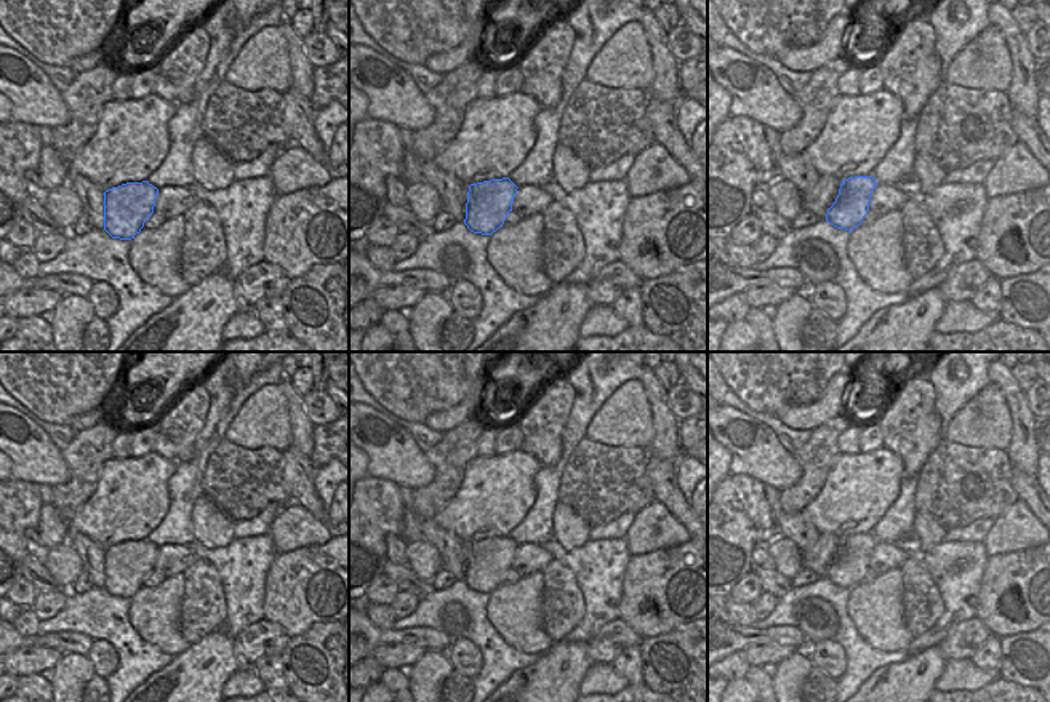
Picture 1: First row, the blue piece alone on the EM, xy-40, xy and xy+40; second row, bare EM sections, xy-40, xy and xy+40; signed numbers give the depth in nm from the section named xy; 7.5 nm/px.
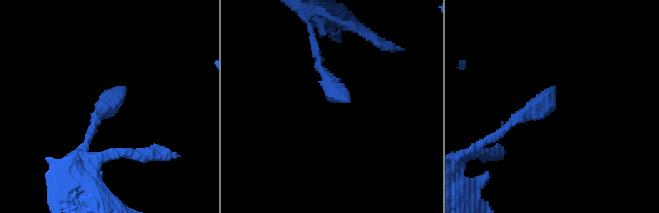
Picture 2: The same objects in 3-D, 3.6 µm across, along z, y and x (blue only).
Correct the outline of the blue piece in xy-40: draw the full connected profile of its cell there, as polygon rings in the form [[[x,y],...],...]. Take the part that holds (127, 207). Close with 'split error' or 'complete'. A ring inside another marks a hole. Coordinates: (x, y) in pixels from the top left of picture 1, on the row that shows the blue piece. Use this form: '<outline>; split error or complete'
[[[126,182],[104,192],[104,230],[112,238],[131,240],[154,213],[158,189],[142,182]]]; complete

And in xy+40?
[[[855,176],[842,181],[839,195],[828,209],[826,221],[852,232],[869,211],[871,195],[877,182],[872,176]]]; complete

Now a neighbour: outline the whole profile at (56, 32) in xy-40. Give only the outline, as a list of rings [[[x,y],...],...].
[[[0,0],[0,26],[38,61],[70,67],[78,56],[102,45],[126,10],[128,0]]]

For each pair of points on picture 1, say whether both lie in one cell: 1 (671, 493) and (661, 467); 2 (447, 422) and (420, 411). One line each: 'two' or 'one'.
1: one
2: two

